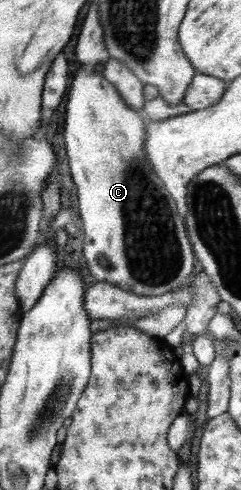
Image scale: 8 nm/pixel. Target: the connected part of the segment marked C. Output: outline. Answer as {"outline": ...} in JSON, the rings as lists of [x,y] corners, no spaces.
{"outline":[[[79,69],[71,82],[71,90],[67,94],[67,104],[65,106],[65,125],[64,125],[64,138],[65,148],[67,151],[67,160],[69,160],[71,178],[77,187],[77,200],[79,201],[79,214],[81,217],[82,228],[84,232],[83,240],[83,261],[84,265],[99,281],[105,281],[109,284],[117,286],[125,292],[131,294],[147,296],[161,296],[167,294],[167,291],[175,290],[186,284],[191,278],[189,274],[193,274],[195,254],[193,252],[191,241],[189,240],[187,230],[185,230],[184,217],[182,217],[176,206],[176,202],[169,195],[168,190],[165,188],[161,178],[155,174],[155,170],[151,168],[151,162],[147,160],[145,154],[145,138],[147,138],[146,123],[135,112],[131,106],[127,106],[127,102],[123,102],[123,98],[117,94],[115,86],[97,72],[86,72],[84,69]]]}

